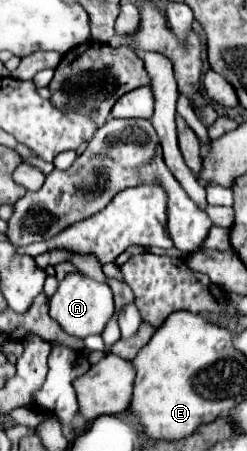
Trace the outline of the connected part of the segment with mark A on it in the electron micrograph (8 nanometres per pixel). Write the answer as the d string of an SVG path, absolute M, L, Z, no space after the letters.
M80 272L68 274L60 284L56 294L50 298L50 316L62 326L62 330L76 338L86 338L90 334L100 334L114 314L114 294L108 284L96 282Z

